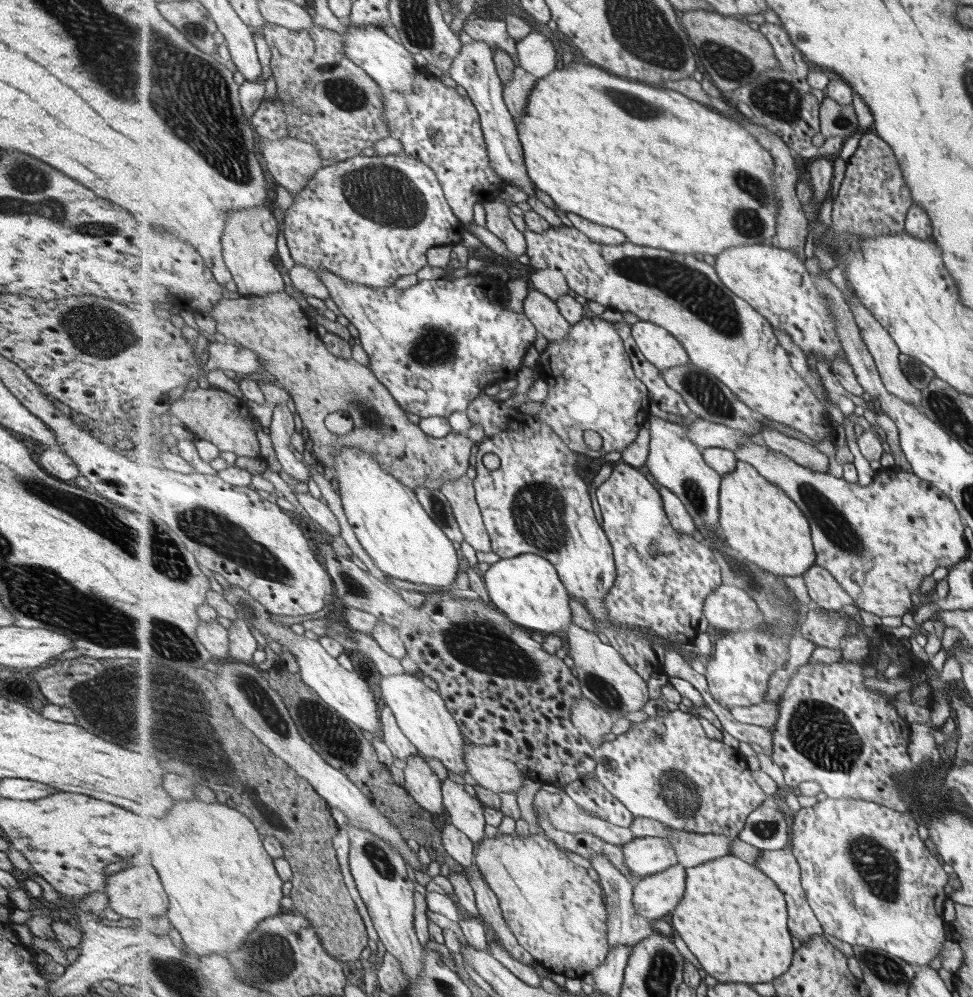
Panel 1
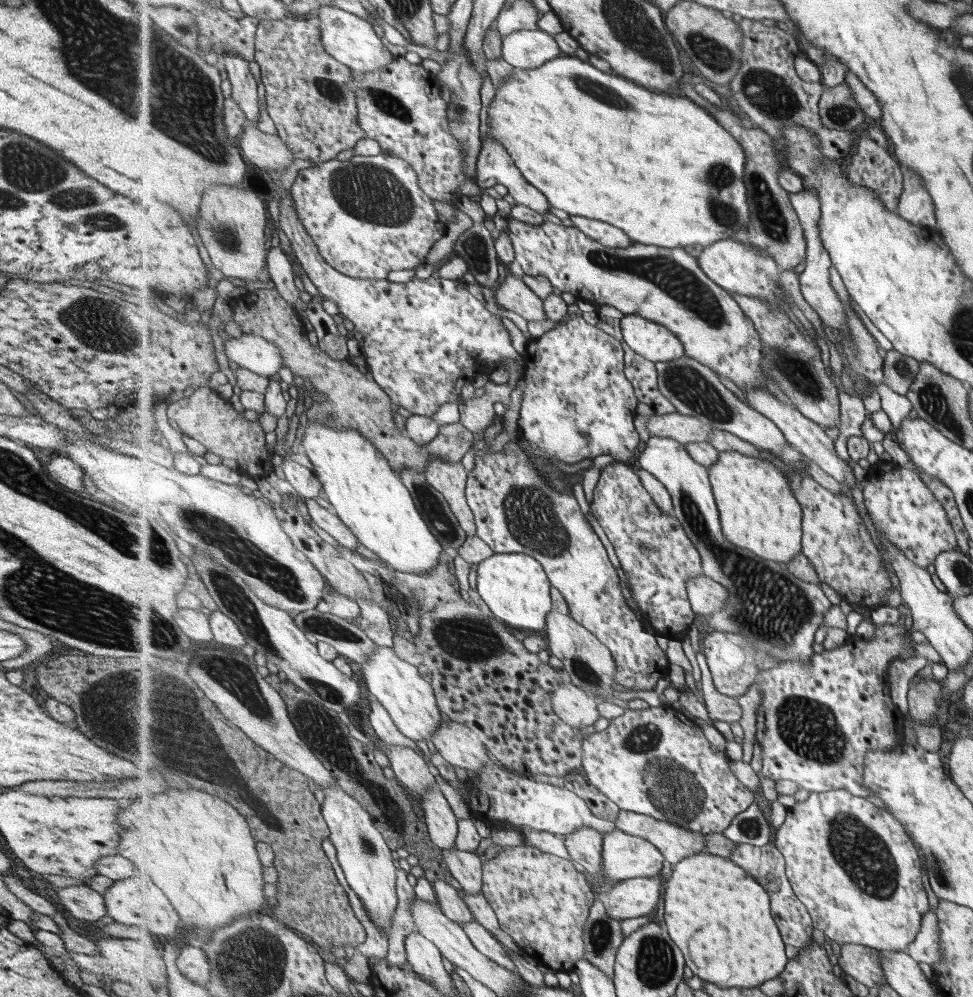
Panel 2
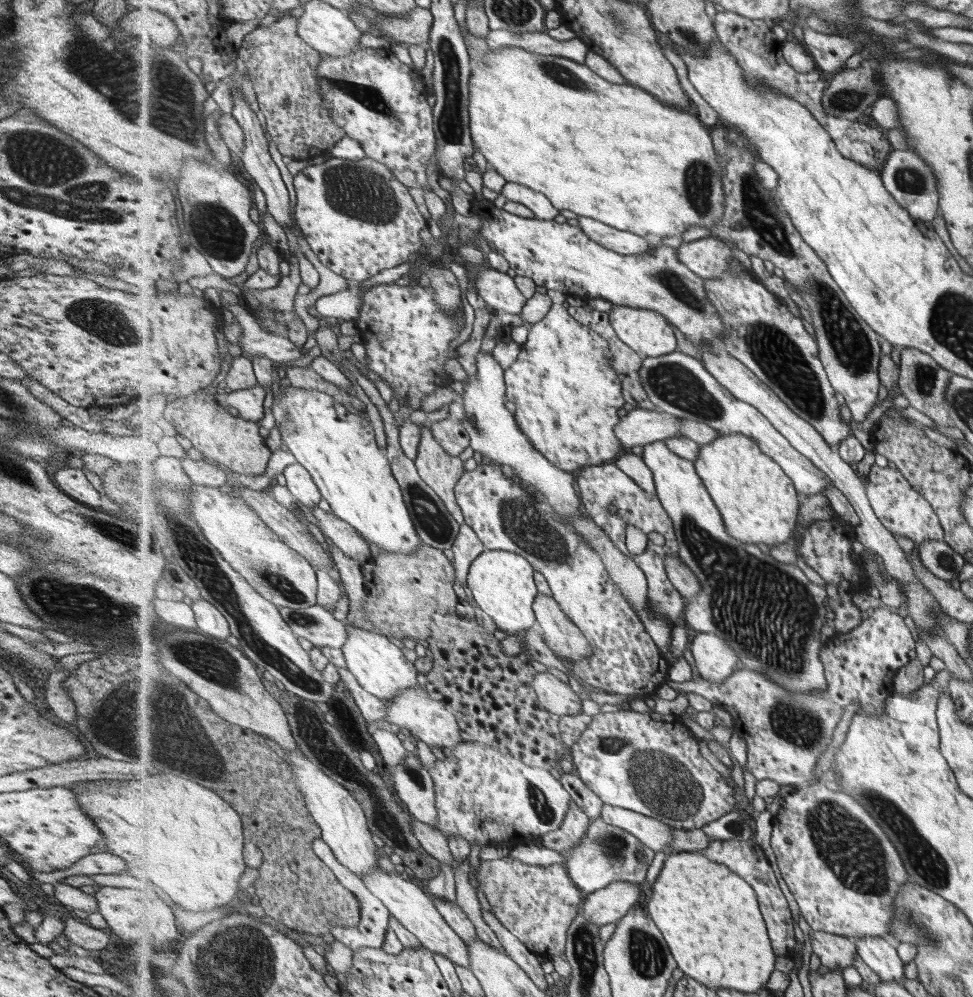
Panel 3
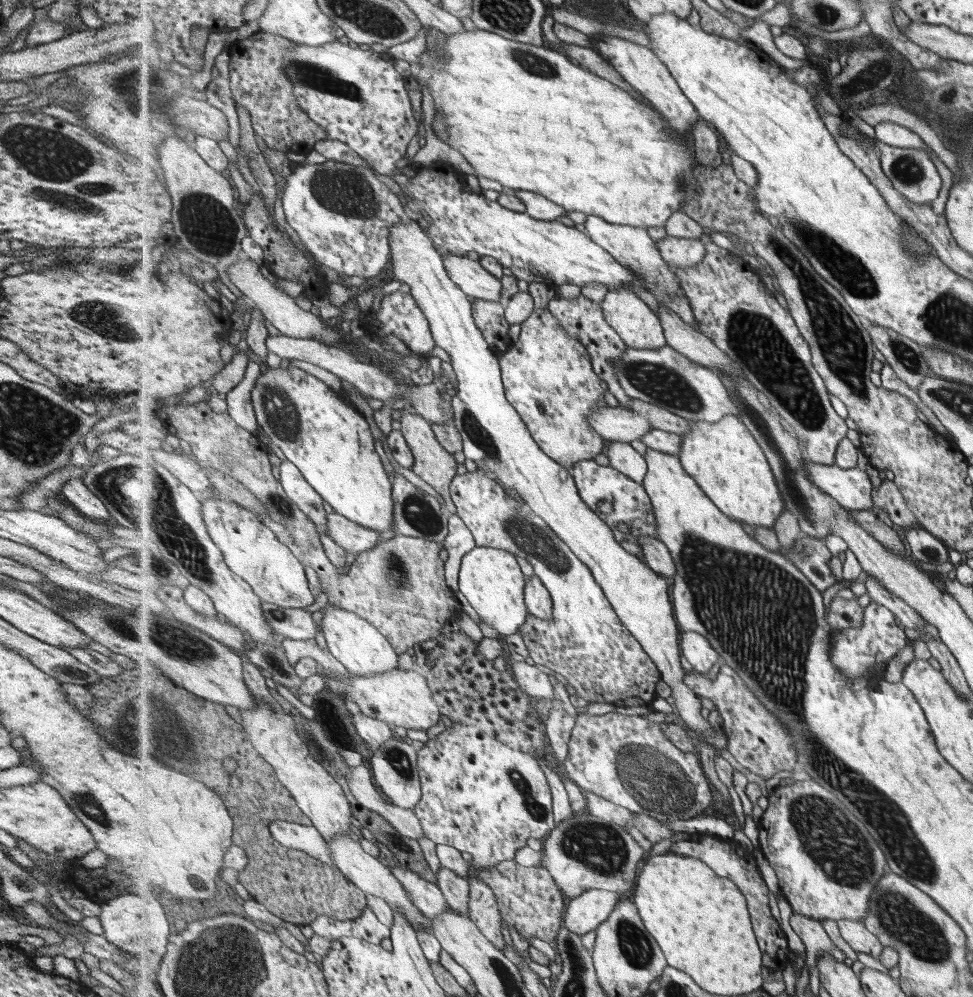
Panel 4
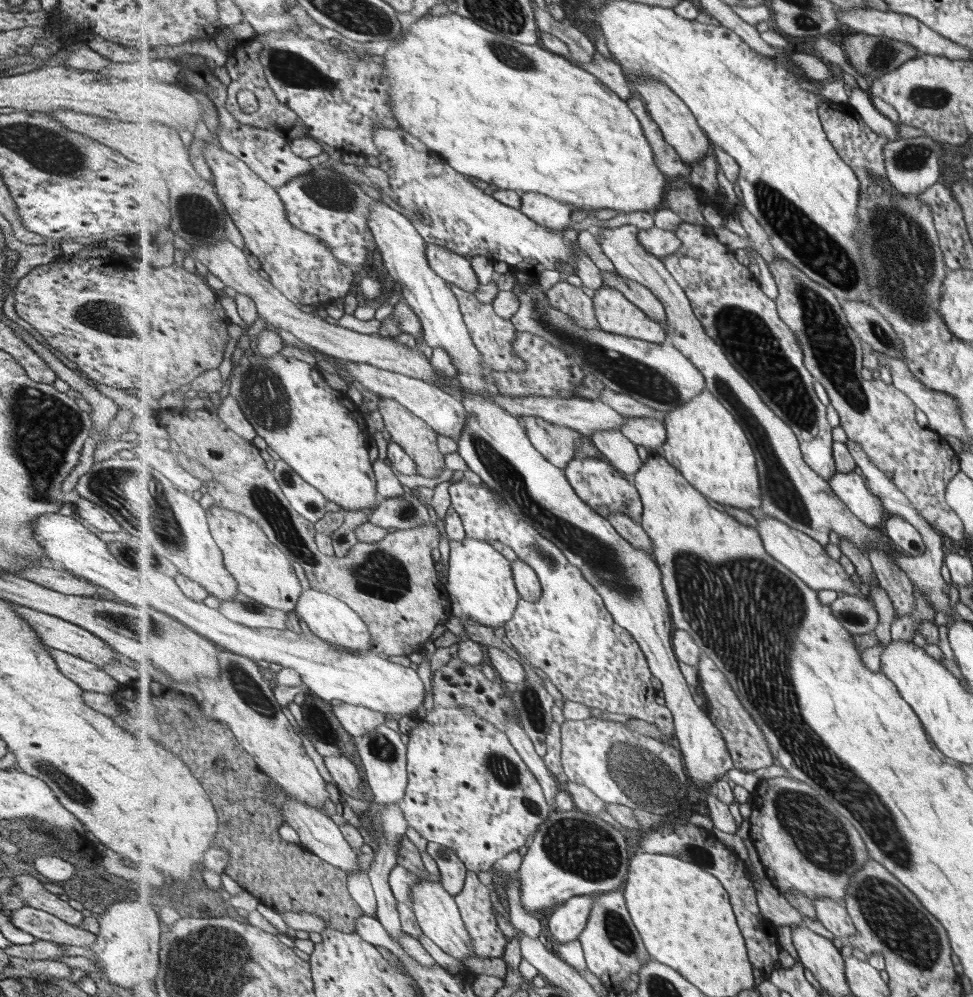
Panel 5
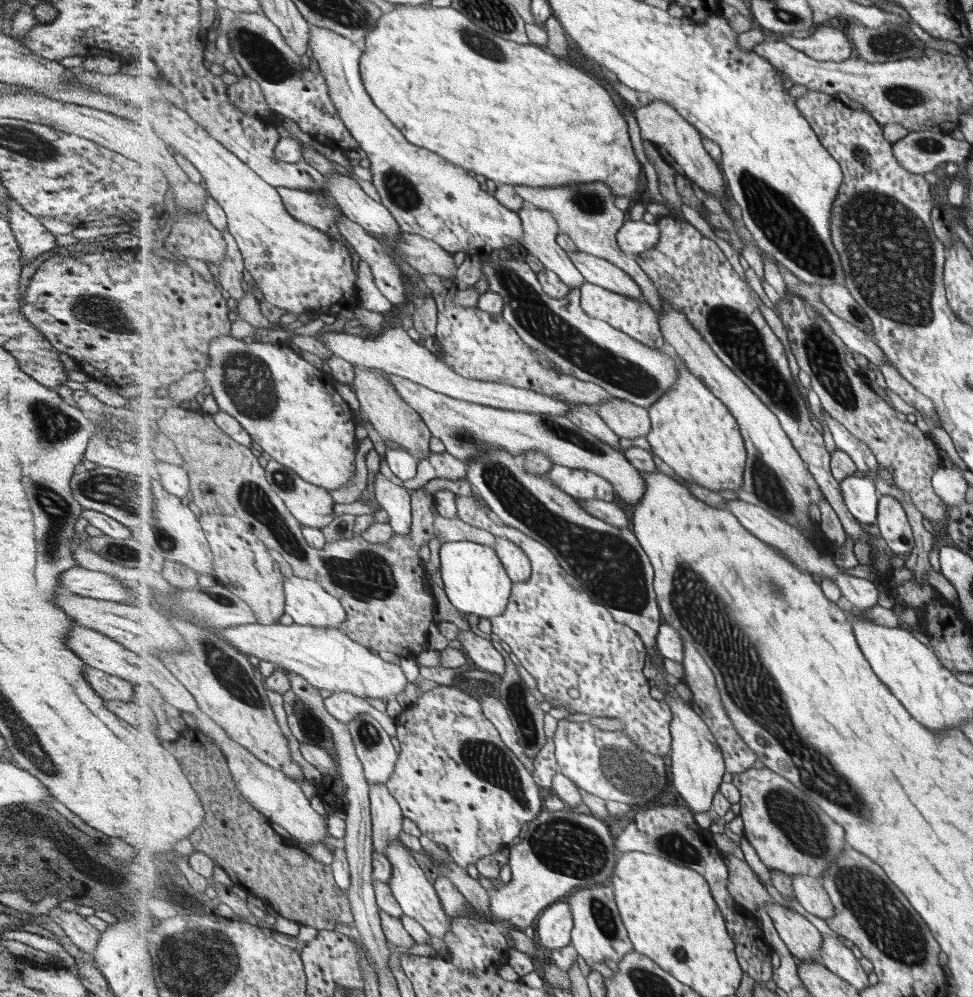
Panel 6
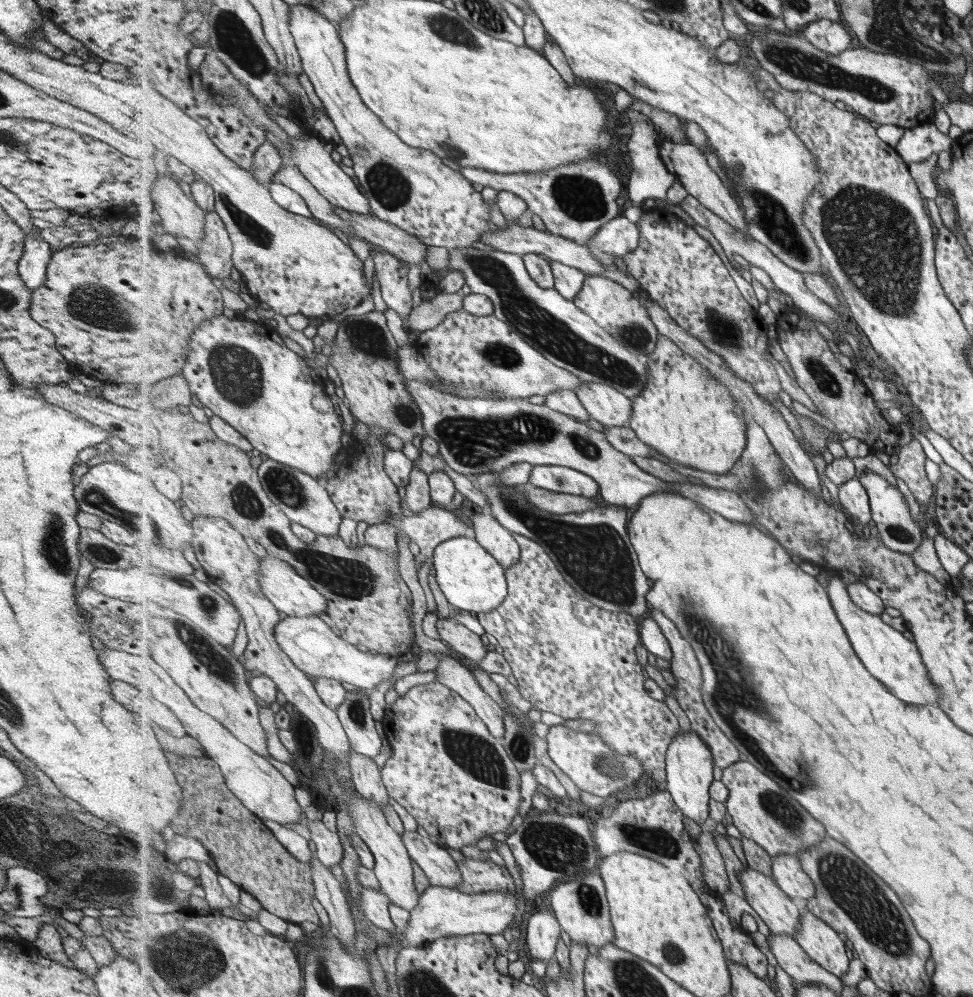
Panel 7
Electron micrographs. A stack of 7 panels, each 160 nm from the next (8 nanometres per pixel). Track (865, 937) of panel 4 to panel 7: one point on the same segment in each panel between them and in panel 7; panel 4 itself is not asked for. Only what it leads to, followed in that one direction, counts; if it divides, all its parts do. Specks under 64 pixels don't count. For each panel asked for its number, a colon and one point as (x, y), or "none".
5: (834, 916)
6: (810, 892)
7: (790, 876)

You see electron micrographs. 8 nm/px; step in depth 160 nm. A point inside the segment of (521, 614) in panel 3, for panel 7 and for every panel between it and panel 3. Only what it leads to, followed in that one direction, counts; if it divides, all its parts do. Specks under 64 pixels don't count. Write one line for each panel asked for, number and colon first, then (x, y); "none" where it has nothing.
4: (491, 579)
5: (481, 584)
6: (475, 580)
7: (472, 579)

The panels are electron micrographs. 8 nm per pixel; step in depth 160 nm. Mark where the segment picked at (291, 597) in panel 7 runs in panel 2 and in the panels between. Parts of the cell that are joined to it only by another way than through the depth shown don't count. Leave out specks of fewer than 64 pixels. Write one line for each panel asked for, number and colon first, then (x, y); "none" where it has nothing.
2: (411, 701)
3: (381, 668)
4: (360, 646)
5: (331, 619)
6: (308, 603)

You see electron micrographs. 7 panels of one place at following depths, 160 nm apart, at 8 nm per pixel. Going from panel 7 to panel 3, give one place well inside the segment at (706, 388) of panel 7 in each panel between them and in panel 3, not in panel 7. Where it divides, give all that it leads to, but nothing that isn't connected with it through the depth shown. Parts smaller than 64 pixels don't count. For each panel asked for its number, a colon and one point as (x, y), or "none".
3: (758, 500)
4: (727, 461)
5: (705, 441)
6: (693, 431)

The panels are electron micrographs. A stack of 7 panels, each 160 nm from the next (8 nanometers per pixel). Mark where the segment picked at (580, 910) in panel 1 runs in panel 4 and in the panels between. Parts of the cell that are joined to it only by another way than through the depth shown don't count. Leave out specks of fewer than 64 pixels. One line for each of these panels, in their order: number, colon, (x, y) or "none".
2: (543, 901)
3: (538, 904)
4: (529, 898)

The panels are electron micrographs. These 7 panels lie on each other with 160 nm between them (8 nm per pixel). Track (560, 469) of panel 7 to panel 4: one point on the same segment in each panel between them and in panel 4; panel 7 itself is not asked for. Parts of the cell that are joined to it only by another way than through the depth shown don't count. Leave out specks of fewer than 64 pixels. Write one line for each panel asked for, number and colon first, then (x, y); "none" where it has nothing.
4: (631, 502)
5: (607, 489)
6: (582, 484)

